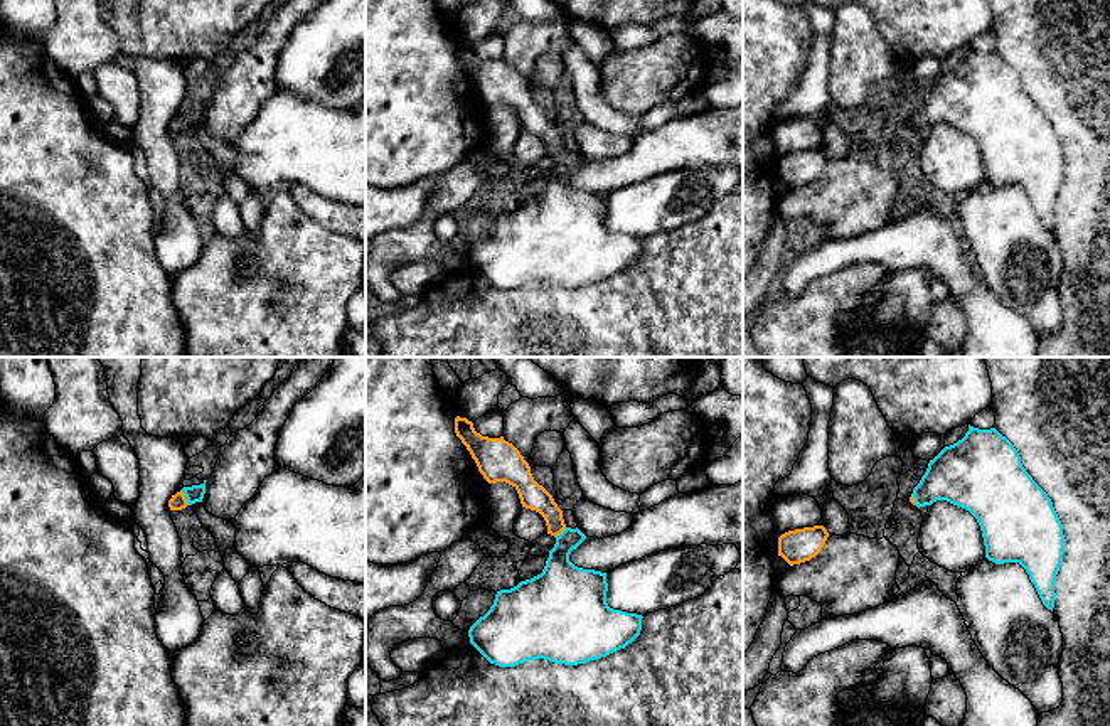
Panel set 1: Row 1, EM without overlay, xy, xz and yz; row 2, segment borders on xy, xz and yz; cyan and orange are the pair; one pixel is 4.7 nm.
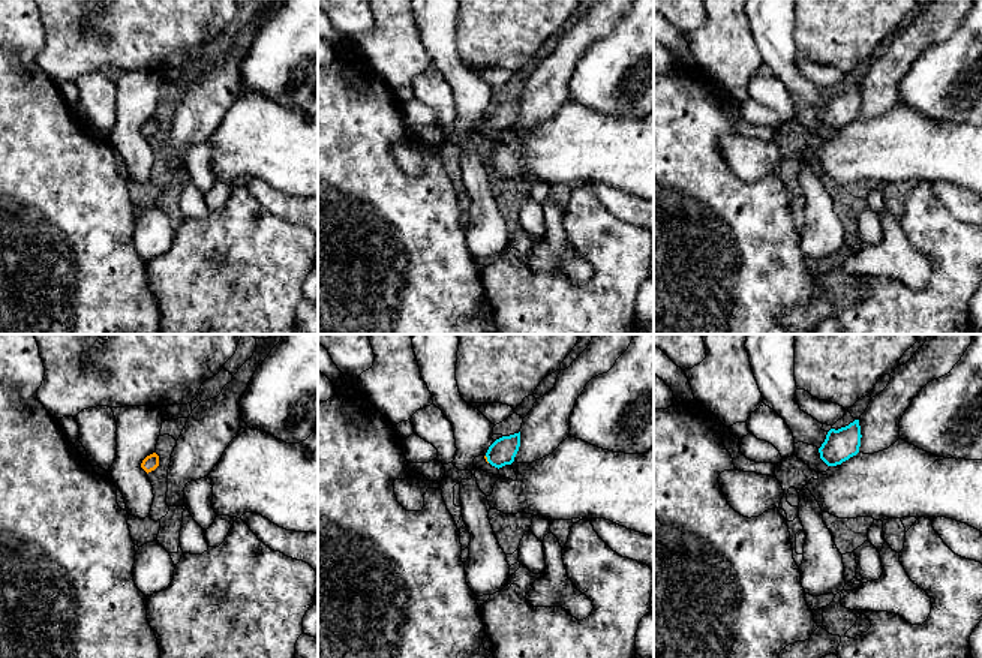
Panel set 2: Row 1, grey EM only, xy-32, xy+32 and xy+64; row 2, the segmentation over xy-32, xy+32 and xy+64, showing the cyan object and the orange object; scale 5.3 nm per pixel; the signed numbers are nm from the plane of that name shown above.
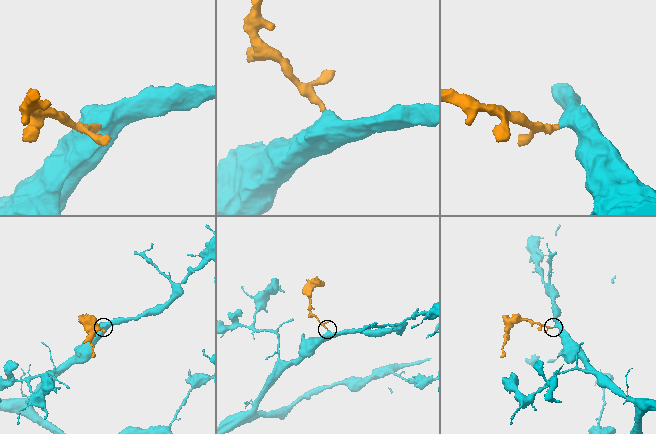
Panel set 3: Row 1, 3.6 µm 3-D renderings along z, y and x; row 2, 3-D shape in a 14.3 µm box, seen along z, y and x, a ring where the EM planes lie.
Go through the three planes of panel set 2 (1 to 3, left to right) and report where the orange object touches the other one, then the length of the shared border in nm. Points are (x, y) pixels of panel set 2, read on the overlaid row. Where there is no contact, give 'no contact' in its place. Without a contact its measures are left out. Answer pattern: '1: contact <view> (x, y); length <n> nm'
1: no contact
2: contact xy+32 (488, 459); length 50 nm
3: no contact

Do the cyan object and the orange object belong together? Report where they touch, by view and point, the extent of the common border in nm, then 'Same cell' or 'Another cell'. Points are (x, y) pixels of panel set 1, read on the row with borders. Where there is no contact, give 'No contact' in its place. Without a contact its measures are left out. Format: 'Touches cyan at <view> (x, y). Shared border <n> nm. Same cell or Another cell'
Touches cyan at xy (186, 497). Shared border 80 nm. Same cell

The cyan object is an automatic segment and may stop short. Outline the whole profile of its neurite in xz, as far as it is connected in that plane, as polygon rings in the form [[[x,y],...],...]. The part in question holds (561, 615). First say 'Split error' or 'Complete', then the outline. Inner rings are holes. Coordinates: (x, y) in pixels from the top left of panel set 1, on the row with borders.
Split error. [[[455,418],[455,433],[483,478],[512,485],[522,507],[539,512],[556,537],[541,574],[497,591],[490,610],[470,627],[470,643],[499,667],[537,659],[578,665],[632,643],[643,617],[610,608],[606,573],[569,561],[586,536],[564,524],[563,510],[534,480],[520,451],[504,436],[482,436],[467,418]]]

